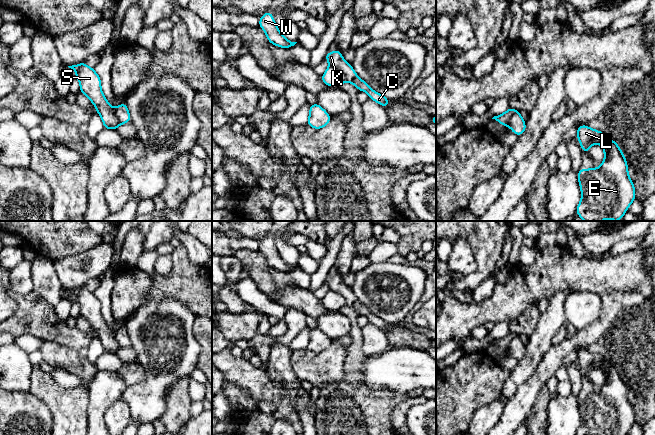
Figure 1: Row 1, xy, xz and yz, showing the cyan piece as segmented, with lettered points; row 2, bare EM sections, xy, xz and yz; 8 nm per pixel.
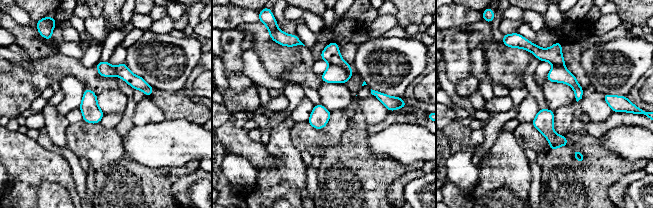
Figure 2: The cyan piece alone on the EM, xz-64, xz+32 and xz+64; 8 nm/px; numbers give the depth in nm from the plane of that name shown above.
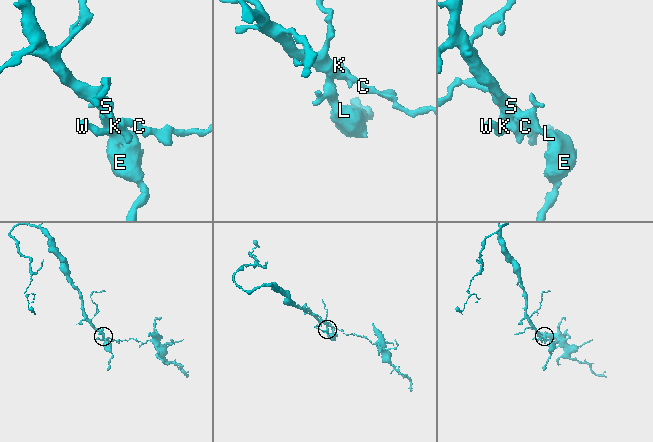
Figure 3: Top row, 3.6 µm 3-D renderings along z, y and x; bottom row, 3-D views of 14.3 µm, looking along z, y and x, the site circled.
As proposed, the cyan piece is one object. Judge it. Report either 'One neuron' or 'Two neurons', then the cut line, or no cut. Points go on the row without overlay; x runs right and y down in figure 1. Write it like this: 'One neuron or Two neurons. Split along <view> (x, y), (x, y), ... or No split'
Two neurons. Split along xz (330, 289), (338, 292), (347, 304)

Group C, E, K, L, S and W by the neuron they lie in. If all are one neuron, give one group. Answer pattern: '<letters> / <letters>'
C K W / E L S

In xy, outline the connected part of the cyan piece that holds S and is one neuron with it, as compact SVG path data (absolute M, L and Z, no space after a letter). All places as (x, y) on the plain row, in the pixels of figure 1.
M84 286L78 289L68 290L76 296L76 303L80 306L80 315L87 320L97 333L104 352L117 354L121 348L101 314L101 303L93 292L87 290Z

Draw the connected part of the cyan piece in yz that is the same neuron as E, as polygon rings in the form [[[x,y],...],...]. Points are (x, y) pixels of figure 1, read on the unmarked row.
[[[587,349],[577,351],[577,362],[584,378],[588,377],[593,368],[599,367],[605,379],[599,392],[580,393],[577,396],[582,419],[577,435],[627,435],[635,424],[635,411],[629,401],[627,385],[620,371],[601,355],[593,354]]]

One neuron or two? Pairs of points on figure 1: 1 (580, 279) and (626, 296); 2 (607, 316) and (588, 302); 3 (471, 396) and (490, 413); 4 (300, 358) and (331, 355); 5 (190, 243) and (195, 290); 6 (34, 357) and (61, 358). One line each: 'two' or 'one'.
1: two
2: two
3: two
4: one
5: two
6: two

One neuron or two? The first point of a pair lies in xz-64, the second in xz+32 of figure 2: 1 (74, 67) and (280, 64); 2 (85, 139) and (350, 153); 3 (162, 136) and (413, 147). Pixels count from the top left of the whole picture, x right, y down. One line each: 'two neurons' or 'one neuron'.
1: two neurons
2: two neurons
3: one neuron

